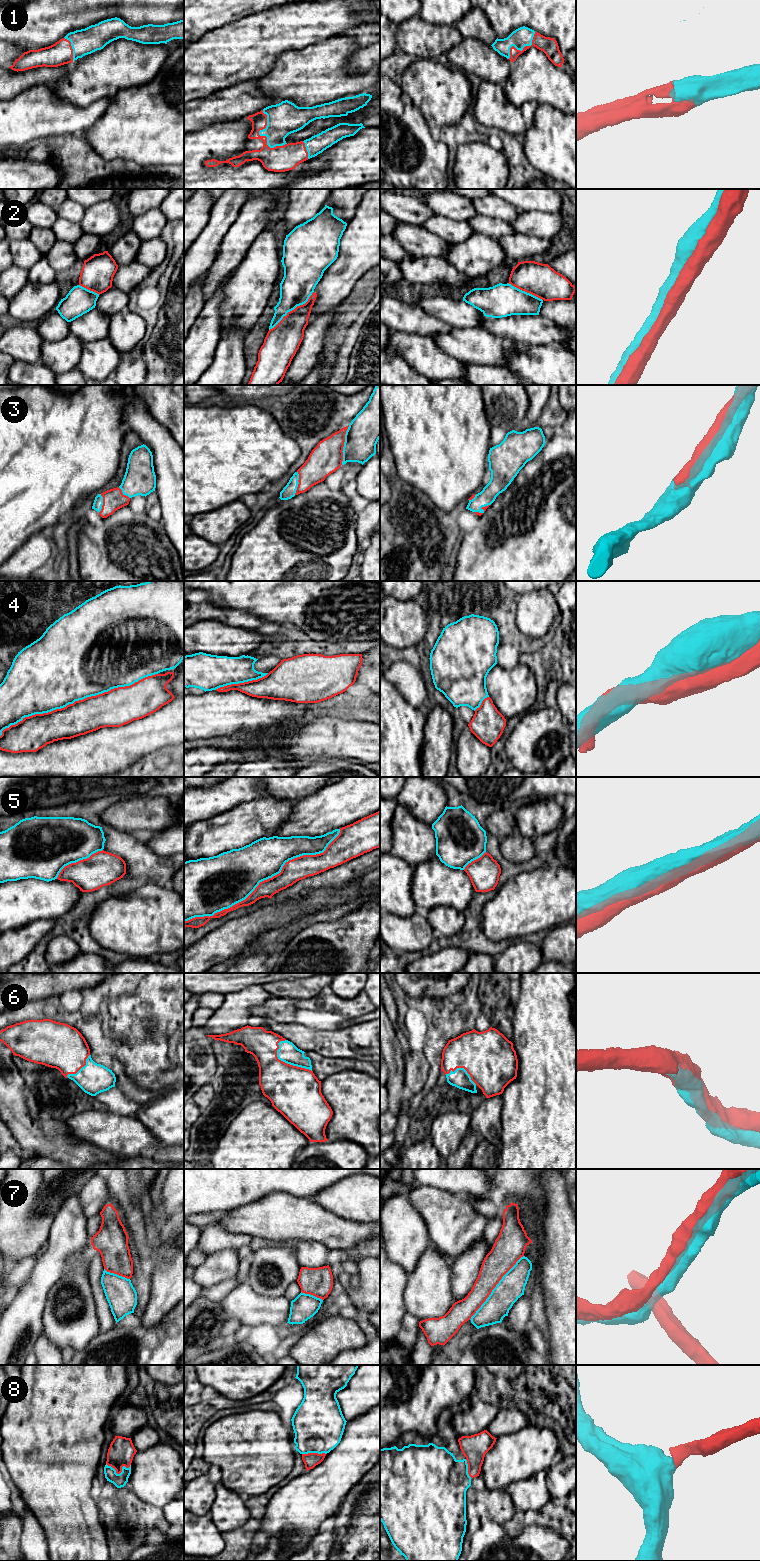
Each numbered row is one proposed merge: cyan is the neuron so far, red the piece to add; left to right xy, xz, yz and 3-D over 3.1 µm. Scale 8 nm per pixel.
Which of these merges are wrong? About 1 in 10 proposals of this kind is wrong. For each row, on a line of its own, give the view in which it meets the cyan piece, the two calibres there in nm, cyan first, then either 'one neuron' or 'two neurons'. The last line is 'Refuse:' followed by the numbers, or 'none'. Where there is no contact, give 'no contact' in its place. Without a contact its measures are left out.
1: xz | 260/200 nm | one neuron
2: xz | 280/260 nm | two neurons
3: xz | 260/240 nm | one neuron
4: xy | 500/280 nm | two neurons
5: xz | 400/180 nm | one neuron
6: xz | 160/400 nm | one neuron
7: yz | 200/220 nm | one neuron
8: xy | 110/200 nm | one neuron
Refuse: 2, 4

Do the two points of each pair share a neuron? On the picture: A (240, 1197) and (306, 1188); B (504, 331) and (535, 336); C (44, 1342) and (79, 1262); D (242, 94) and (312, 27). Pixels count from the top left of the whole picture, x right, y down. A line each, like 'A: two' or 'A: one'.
A: one
B: one
C: two
D: two

